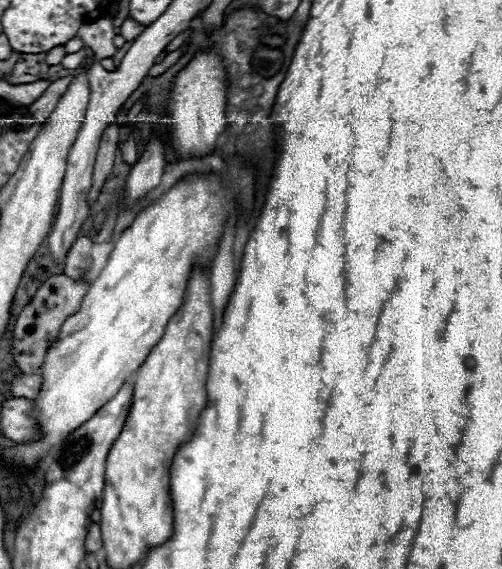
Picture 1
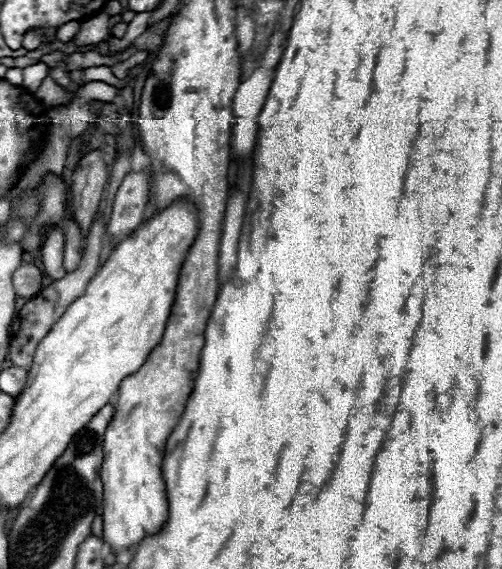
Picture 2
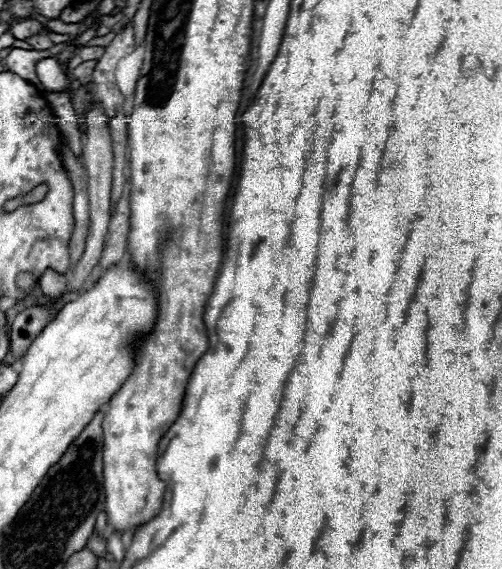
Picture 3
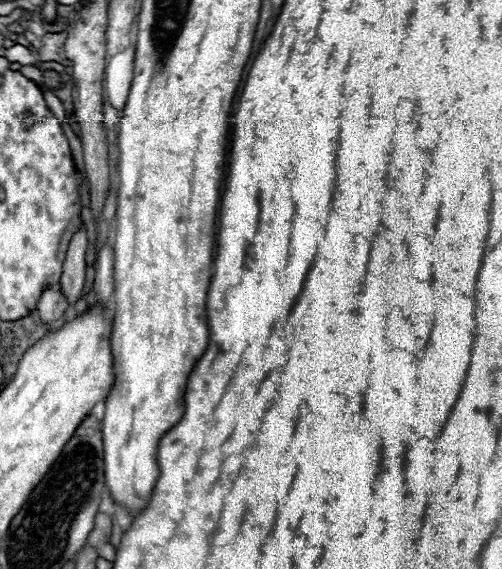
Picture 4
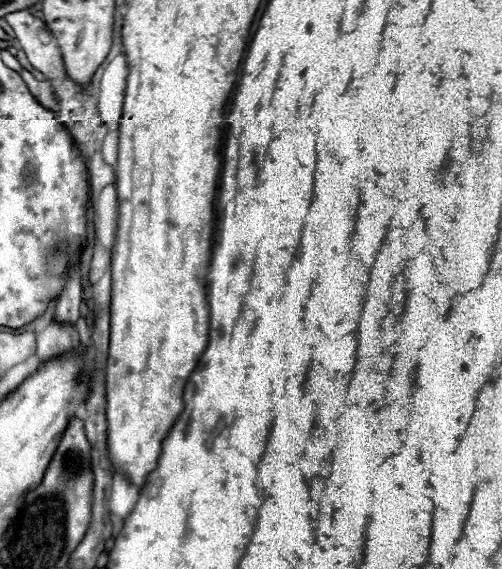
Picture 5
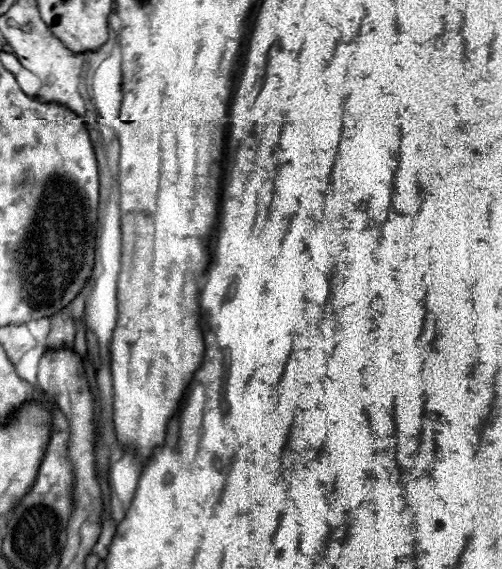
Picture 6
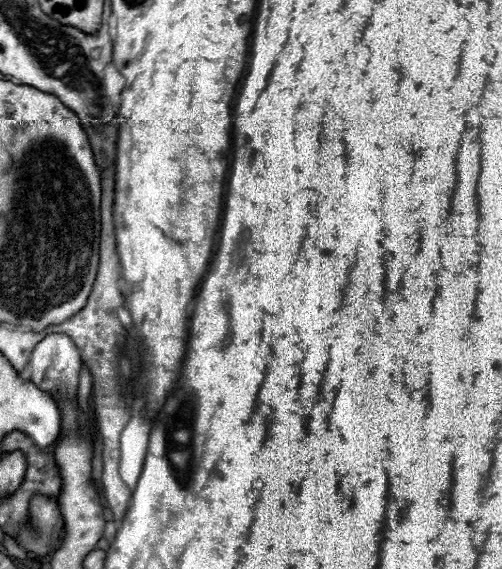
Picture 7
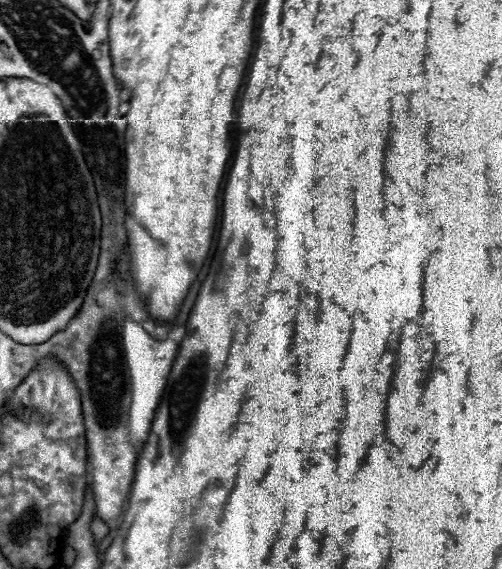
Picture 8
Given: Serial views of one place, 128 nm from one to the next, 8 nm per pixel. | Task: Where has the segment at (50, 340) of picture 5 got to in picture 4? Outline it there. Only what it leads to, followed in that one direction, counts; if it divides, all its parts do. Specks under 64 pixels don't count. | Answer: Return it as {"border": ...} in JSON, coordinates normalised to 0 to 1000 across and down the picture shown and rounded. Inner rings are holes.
{"border":[[[100,503],[84,513],[84,520],[76,527],[76,548],[80,548],[84,566],[104,566],[116,573],[127,566],[131,545],[135,545],[135,531],[116,503],[112,506]]]}

